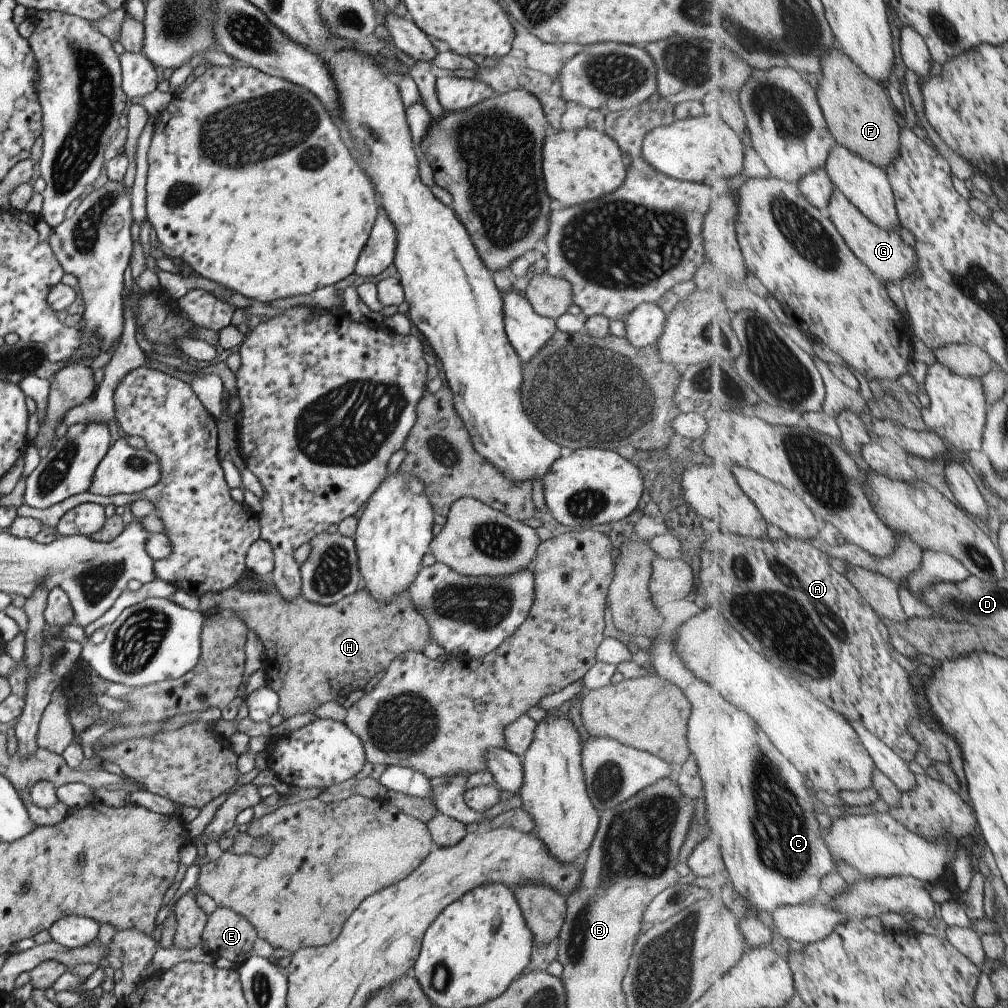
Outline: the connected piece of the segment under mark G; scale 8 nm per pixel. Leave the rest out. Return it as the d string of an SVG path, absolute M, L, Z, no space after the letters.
M837 187L834 188L831 197L829 215L835 226L842 232L843 238L846 238L851 250L854 250L854 253L885 283L901 280L907 274L919 276L919 258L915 248L905 244L905 240L897 230L885 230L882 226L877 226Z

